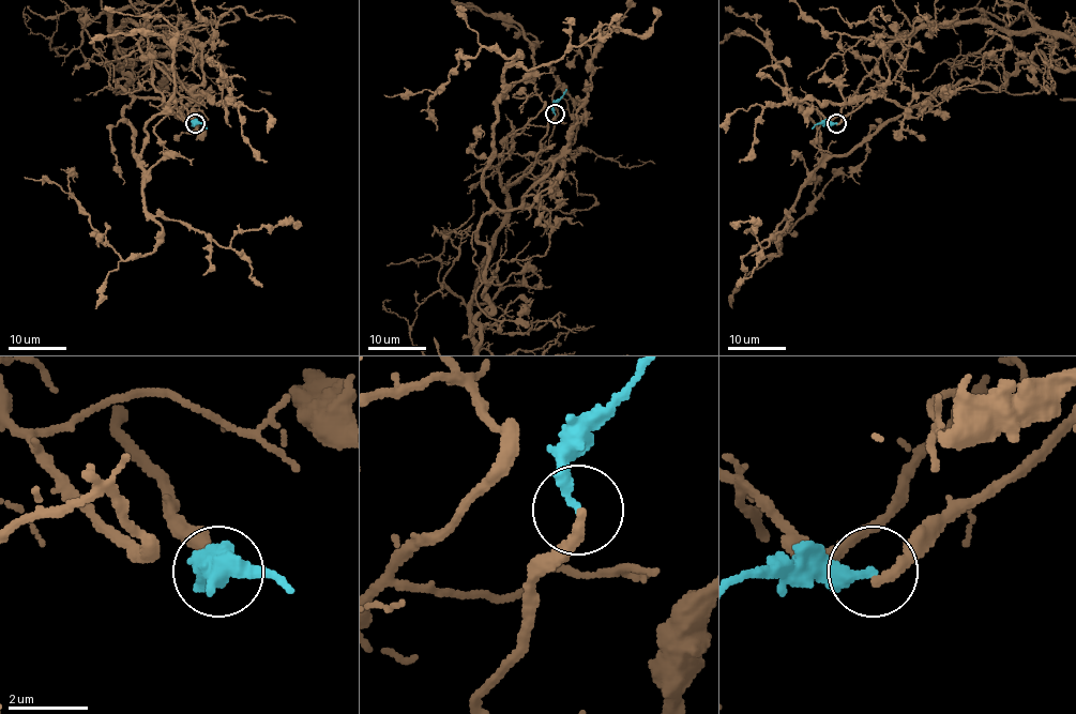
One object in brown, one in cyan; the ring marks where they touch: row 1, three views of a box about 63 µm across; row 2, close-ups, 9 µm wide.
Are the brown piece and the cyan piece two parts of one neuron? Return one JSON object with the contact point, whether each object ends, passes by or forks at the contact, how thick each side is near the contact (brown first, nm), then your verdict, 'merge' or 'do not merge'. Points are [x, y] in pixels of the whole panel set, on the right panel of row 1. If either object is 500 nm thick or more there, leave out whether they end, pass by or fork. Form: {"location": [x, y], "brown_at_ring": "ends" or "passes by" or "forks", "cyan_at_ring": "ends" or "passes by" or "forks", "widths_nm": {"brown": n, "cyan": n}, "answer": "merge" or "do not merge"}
{"location": [836, 123], "brown_at_ring": "ends", "cyan_at_ring": "ends", "widths_nm": {"brown": 280, "cyan": 260}, "answer": "do not merge"}

